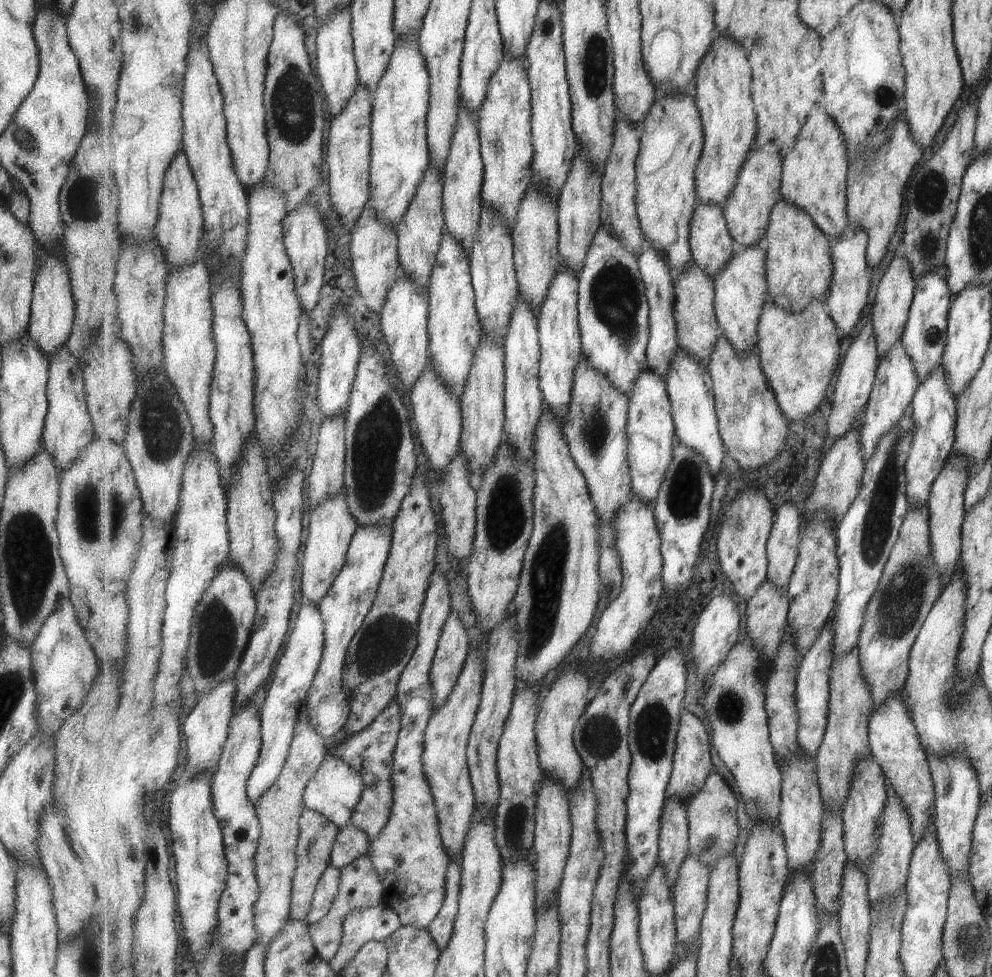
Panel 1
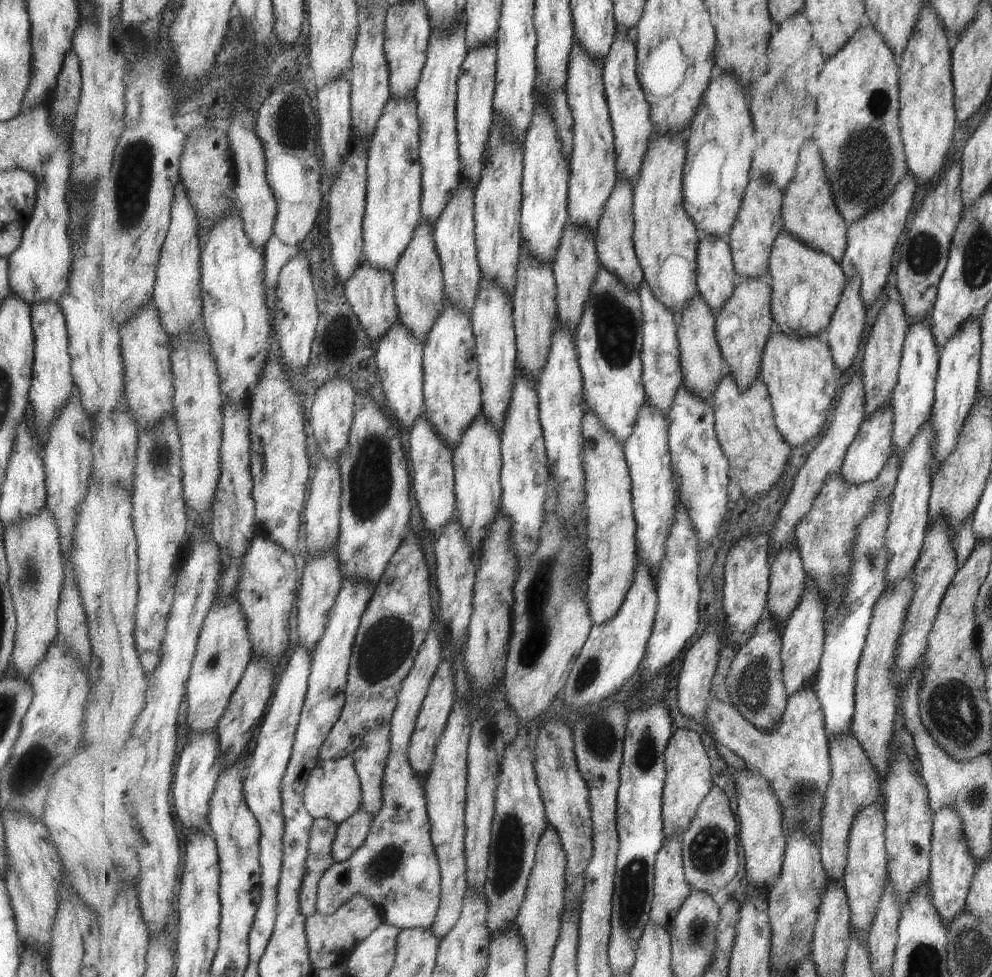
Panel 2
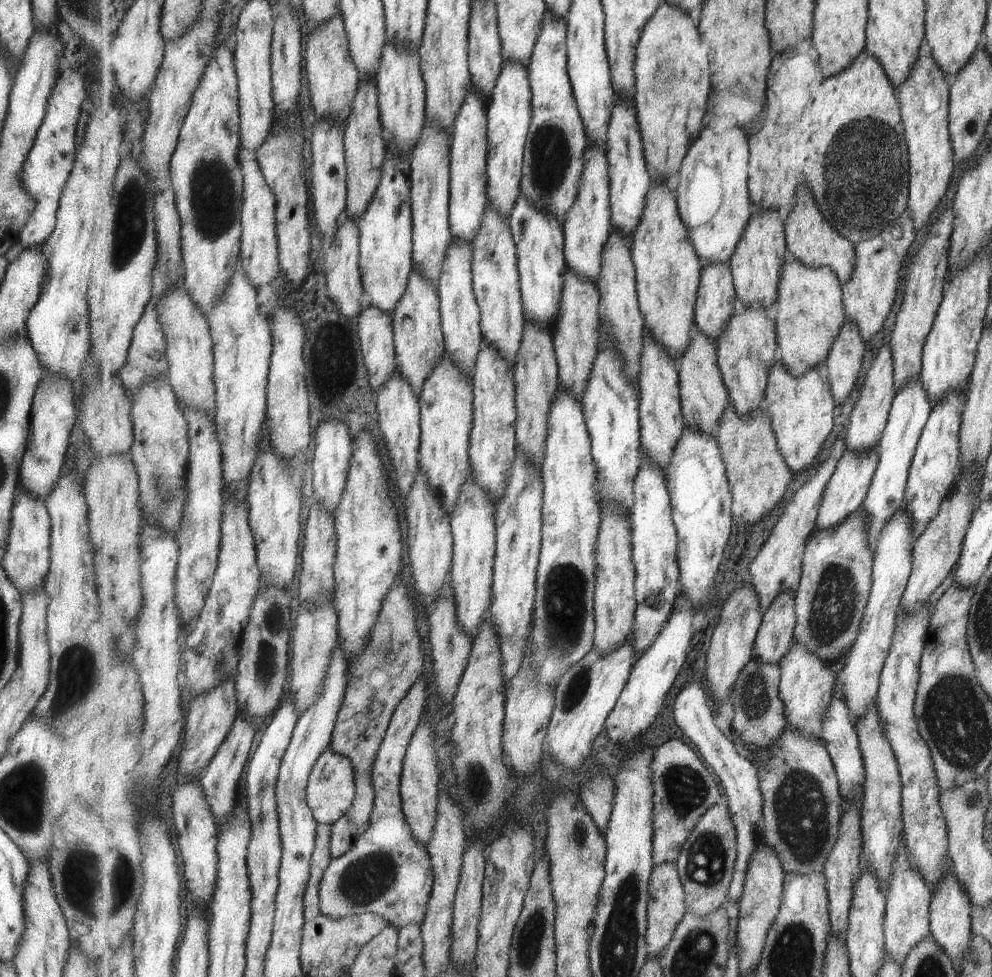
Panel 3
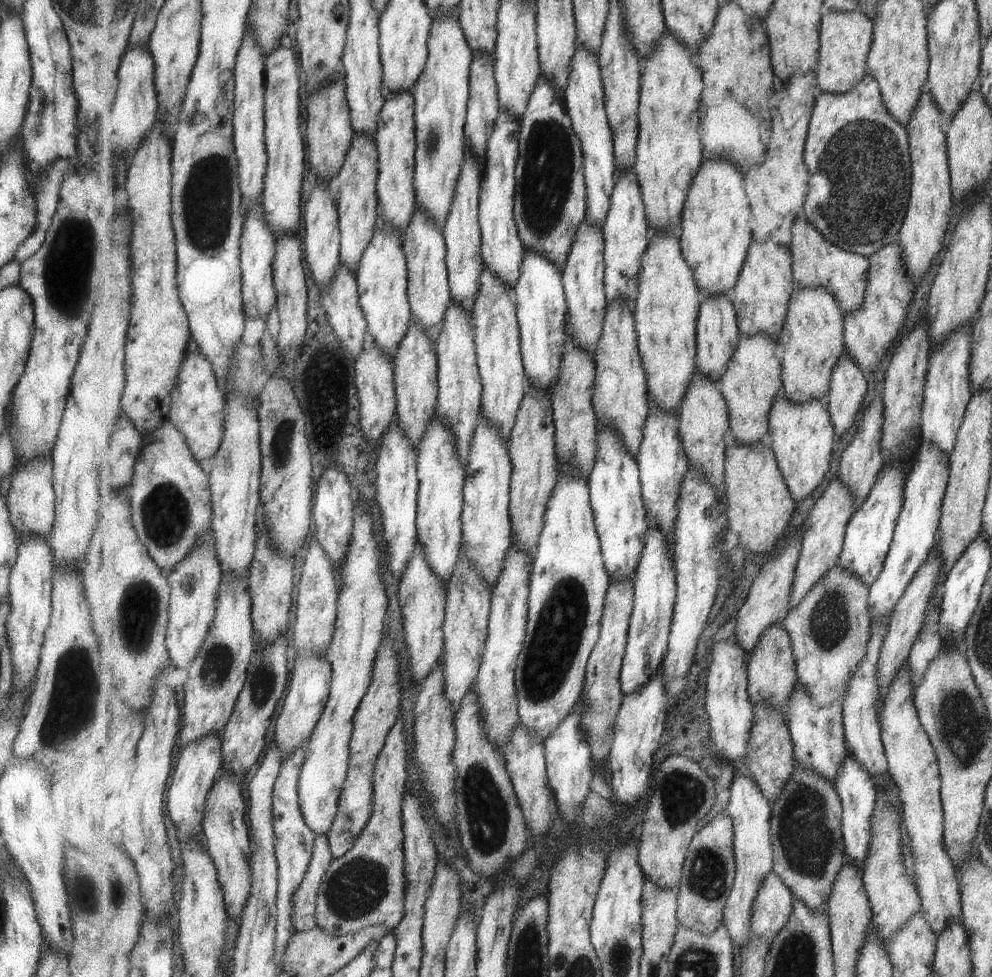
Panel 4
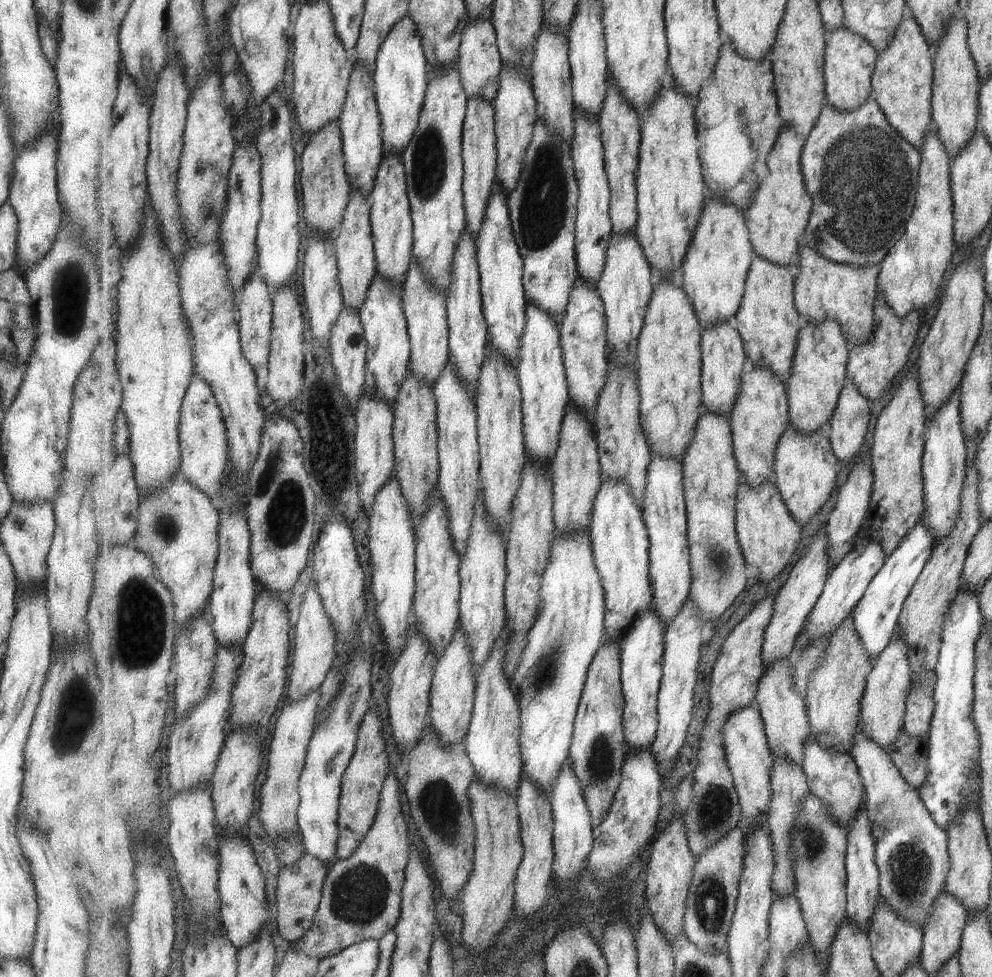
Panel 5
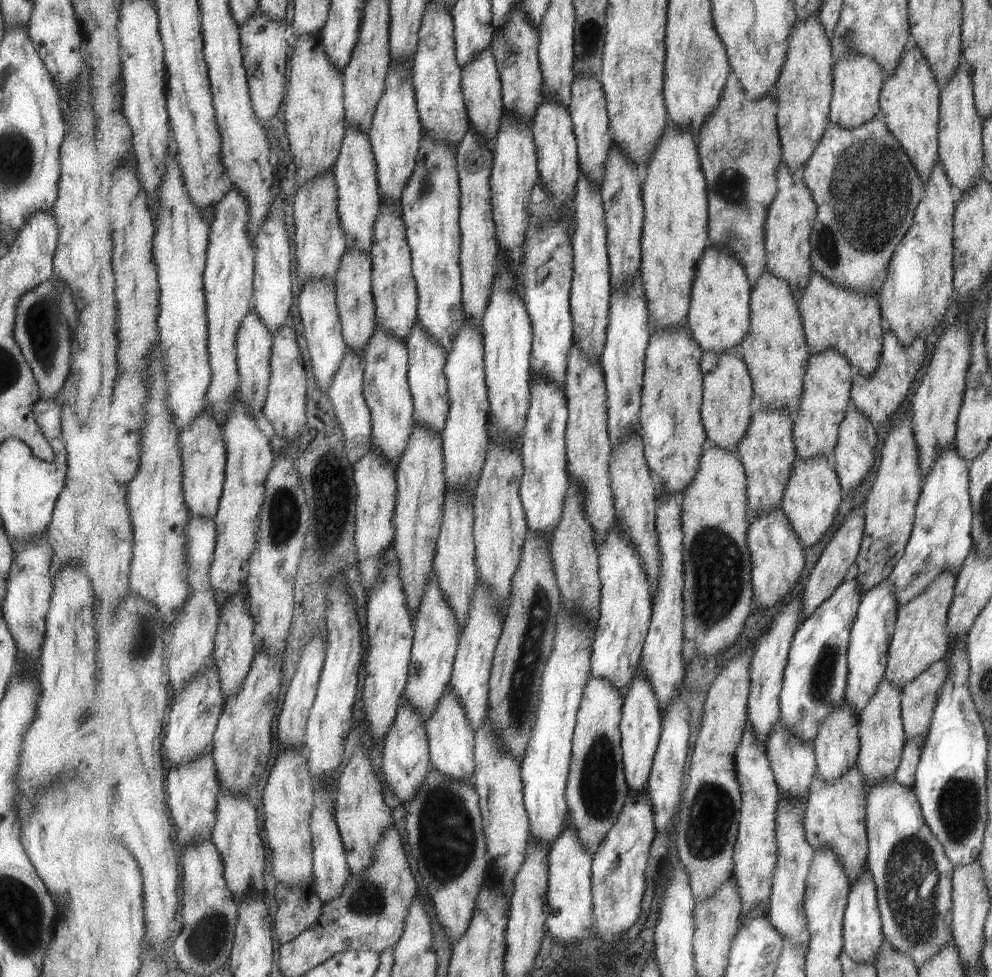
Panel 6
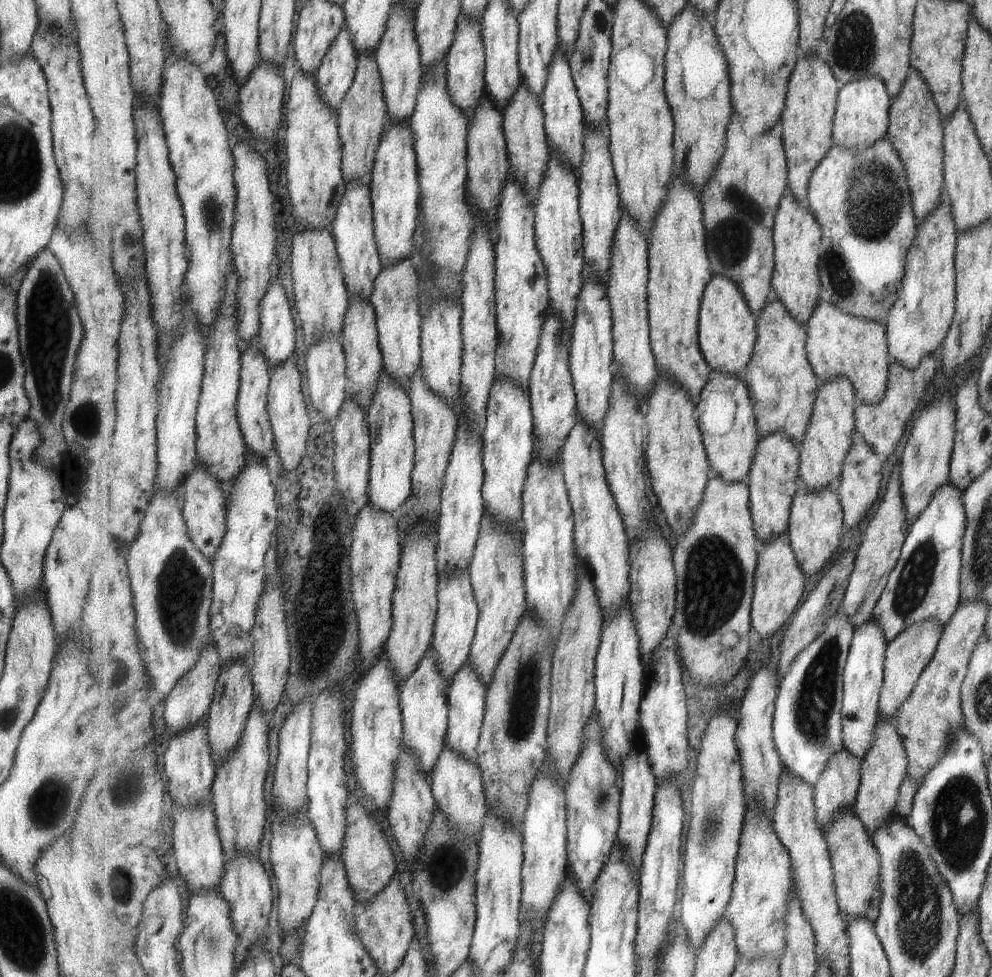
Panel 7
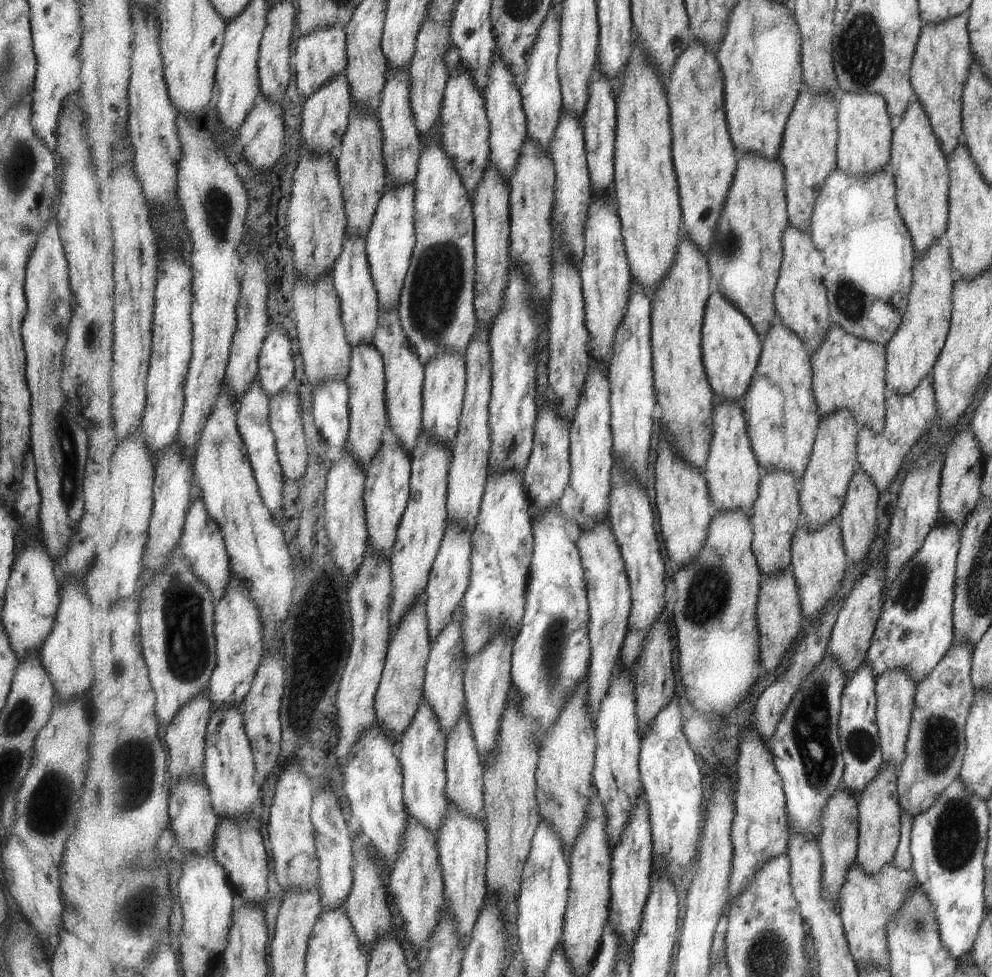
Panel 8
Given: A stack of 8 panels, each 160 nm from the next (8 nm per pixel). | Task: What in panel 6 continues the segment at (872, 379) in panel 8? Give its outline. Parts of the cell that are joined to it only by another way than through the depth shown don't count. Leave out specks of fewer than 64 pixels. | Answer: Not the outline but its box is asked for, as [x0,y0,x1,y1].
[798,272,886,377]

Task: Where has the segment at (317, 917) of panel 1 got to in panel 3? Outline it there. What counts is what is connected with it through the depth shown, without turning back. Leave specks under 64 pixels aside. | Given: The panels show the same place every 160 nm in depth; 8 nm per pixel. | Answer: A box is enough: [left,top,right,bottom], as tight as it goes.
[320,680,434,927]

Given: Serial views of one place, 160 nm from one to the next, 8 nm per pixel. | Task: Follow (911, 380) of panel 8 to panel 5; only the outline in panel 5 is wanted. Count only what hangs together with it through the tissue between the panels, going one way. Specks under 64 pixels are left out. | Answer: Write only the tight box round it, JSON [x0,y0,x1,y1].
[878,132,953,317]

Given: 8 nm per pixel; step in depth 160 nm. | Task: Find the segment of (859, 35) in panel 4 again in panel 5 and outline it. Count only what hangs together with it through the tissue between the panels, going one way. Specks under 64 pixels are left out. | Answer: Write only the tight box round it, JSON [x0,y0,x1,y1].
[826,28,879,112]

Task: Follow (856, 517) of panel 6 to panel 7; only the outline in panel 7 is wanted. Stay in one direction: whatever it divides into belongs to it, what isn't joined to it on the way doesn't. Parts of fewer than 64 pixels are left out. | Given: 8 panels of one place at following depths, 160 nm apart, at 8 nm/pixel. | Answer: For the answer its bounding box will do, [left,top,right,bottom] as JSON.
[776,550,856,681]

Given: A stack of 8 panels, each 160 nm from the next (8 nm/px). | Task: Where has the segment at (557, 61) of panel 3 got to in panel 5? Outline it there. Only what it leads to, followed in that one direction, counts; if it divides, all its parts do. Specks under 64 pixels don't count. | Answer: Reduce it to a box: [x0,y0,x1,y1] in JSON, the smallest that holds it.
[509,119,579,324]

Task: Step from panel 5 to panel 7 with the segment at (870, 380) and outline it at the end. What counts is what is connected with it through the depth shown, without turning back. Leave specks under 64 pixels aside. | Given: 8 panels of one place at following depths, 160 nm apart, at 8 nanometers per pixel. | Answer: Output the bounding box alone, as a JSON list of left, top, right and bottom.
[856,356,935,458]

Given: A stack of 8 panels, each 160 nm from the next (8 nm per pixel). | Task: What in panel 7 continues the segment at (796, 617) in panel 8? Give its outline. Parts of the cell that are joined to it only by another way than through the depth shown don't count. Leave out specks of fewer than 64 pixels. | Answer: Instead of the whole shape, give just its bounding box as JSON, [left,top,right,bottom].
[752,536,807,639]

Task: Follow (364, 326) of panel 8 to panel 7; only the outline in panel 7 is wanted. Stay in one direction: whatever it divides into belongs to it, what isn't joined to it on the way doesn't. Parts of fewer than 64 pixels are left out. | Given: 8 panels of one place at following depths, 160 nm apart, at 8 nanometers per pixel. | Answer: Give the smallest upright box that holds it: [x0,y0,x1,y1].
[331,180,382,301]

